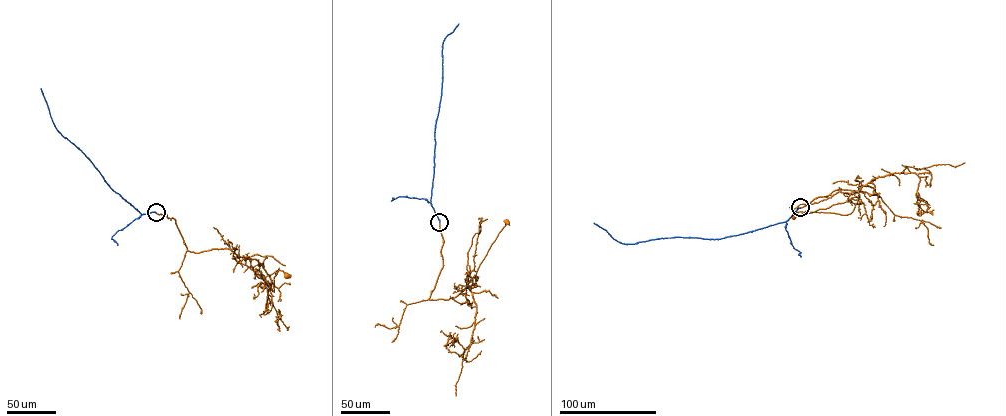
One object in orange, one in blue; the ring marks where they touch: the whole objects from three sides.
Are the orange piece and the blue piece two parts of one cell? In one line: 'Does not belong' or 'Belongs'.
Does not belong

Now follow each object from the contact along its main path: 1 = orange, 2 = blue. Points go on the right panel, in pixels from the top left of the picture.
1: (800, 208), (841, 189), (880, 197), (863, 185), (848, 214), (800, 211), (793, 216)
2: (800, 207), (786, 221), (717, 239), (677, 237), (624, 244), (594, 223)

